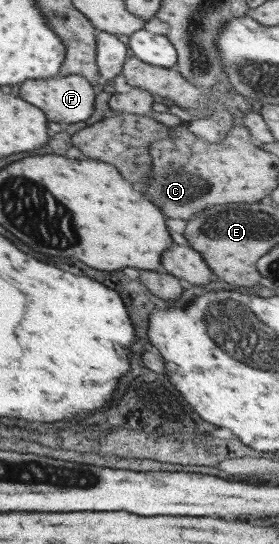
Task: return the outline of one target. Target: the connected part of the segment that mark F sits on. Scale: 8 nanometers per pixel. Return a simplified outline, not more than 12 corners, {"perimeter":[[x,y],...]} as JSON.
{"perimeter":[[80,75],[26,81],[20,97],[50,121],[86,121],[96,93]]}

